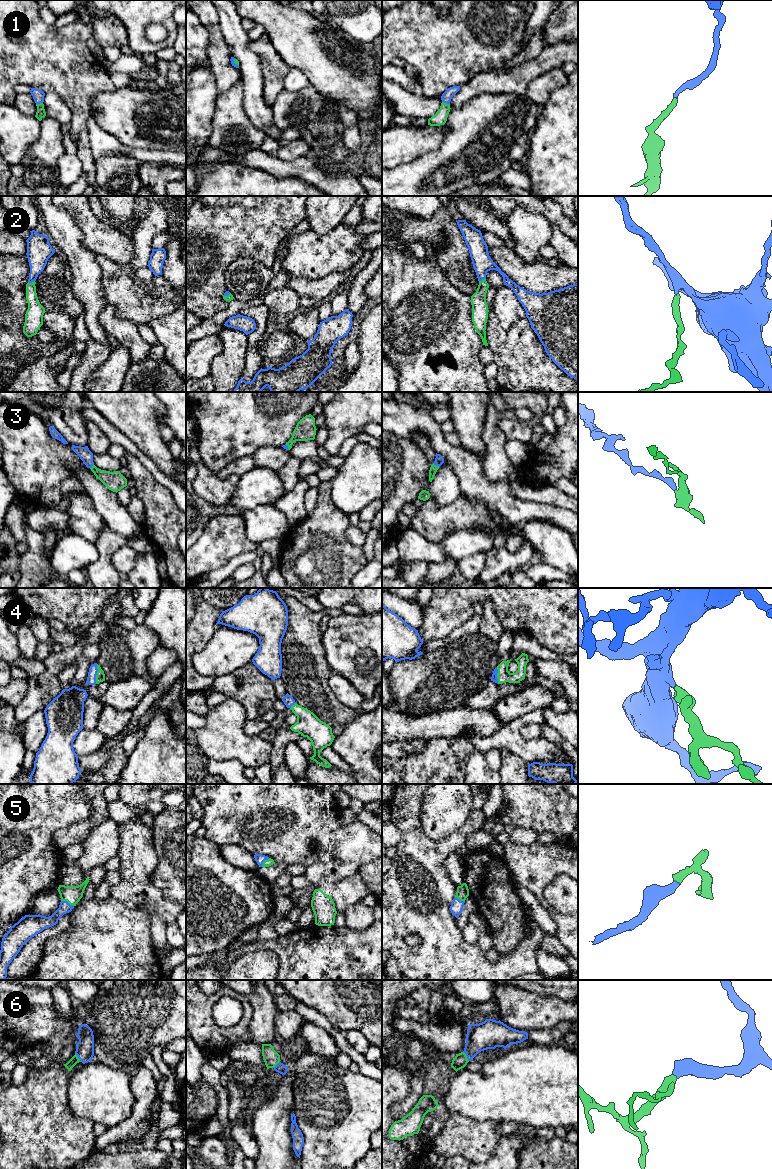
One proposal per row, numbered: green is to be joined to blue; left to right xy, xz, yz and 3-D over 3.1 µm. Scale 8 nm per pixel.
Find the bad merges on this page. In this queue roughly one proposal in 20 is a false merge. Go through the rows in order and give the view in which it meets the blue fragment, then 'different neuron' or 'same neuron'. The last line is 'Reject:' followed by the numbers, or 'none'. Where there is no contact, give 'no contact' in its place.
1: contact in yz; same neuron
2: contact in xy; same neuron
3: contact in yz; same neuron
4: contact in xy; same neuron
5: contact in xy; same neuron
6: contact in yz; same neuron
Reject: none

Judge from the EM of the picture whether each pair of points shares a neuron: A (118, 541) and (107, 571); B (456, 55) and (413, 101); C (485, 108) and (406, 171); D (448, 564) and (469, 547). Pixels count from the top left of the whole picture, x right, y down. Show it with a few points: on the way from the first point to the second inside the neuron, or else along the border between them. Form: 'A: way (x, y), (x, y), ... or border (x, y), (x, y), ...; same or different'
A: way (111, 548), (106, 553), (106, 564); same
B: border (440, 95), (430, 98), (423, 96); different
C: way (469, 129), (427, 170); same
D: border (456, 562), (445, 558), (439, 562), (429, 563); different

